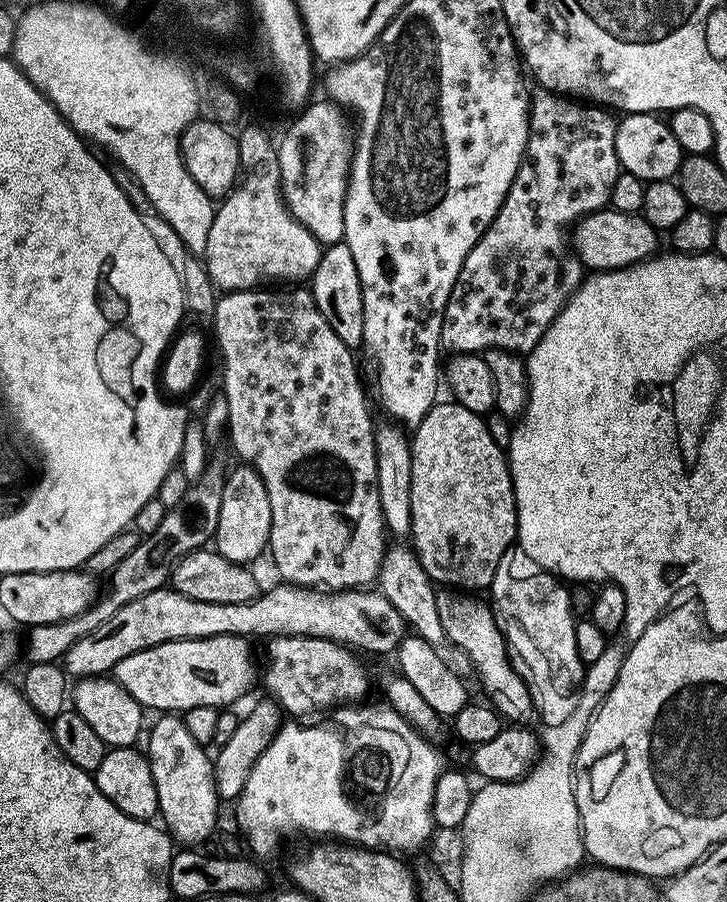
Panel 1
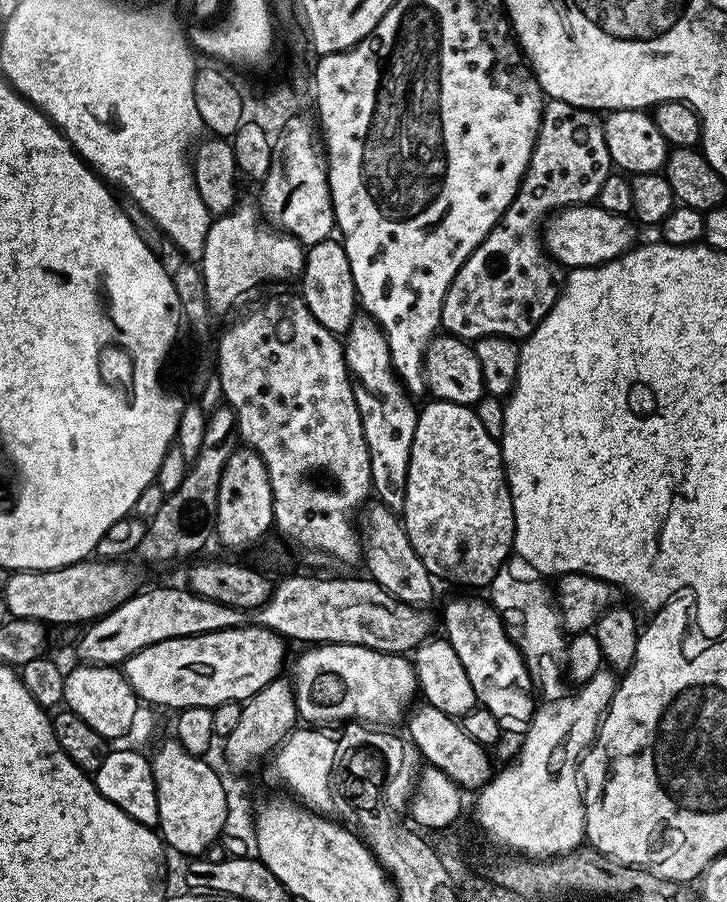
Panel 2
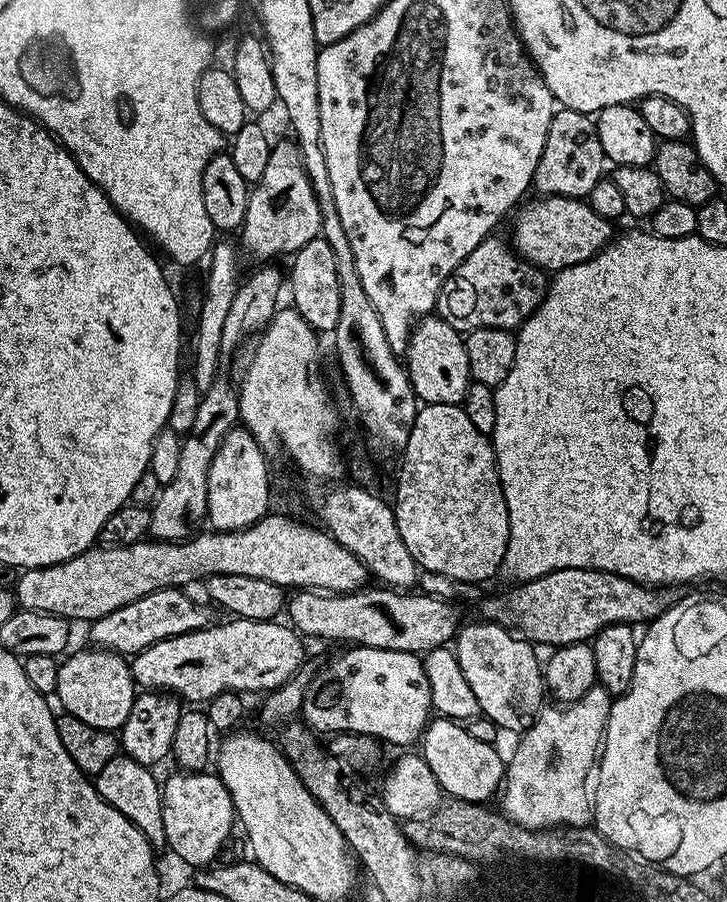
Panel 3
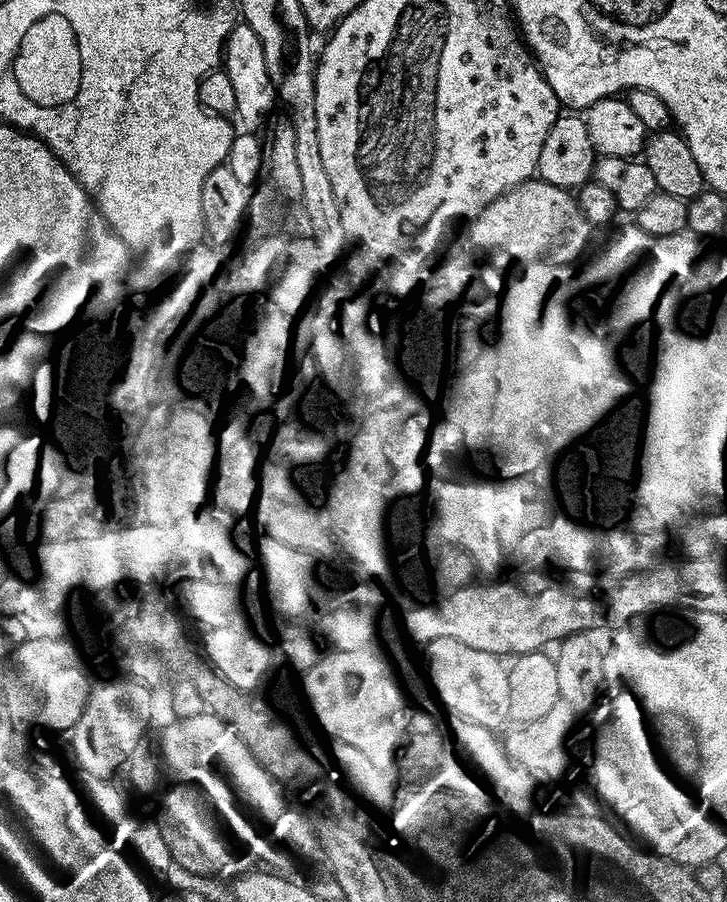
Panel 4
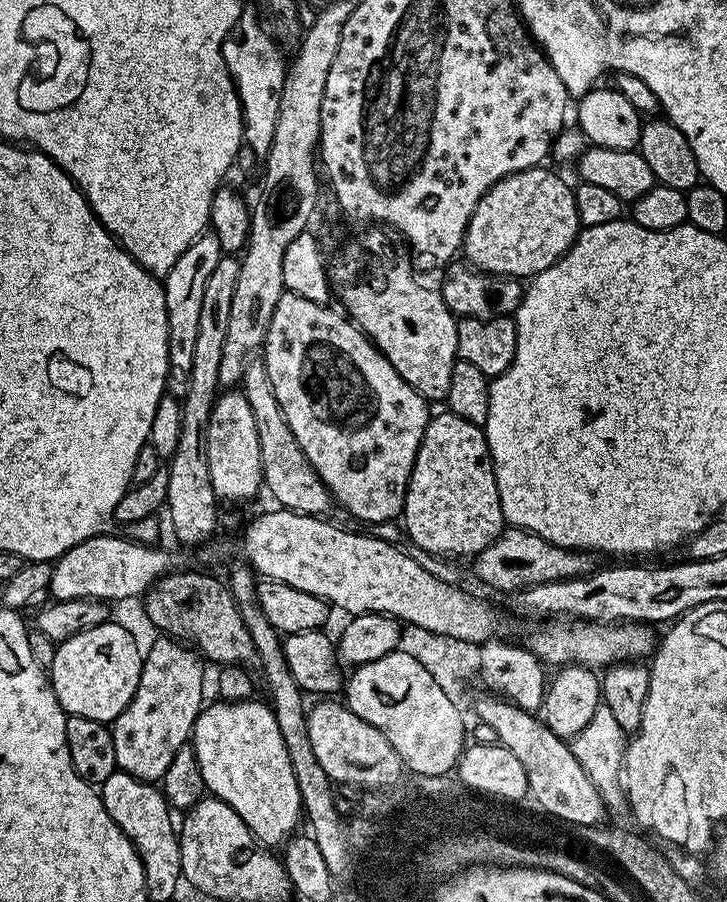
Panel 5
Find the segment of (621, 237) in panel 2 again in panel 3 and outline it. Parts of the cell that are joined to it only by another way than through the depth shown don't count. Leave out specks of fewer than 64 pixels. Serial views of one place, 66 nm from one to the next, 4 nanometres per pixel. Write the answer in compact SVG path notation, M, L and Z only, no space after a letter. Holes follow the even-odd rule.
M540 196L535 199L529 199L515 213L516 225L512 228L510 240L515 251L537 268L552 274L561 272L564 268L591 260L613 239L613 221L602 218L602 214L594 214L583 199L575 196Z

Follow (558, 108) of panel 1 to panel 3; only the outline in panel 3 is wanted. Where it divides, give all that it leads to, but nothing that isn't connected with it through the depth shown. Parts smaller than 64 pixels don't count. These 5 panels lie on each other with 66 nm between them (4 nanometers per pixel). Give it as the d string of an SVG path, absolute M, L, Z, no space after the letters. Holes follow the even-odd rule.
M561 107L552 115L550 134L546 134L546 146L542 146L542 158L538 158L538 170L534 170L532 188L540 196L575 196L587 198L594 190L594 182L604 175L606 161L602 142L598 142L596 121L587 112ZM493 234L489 236L487 240L483 240L478 247L475 248L475 250L473 250L472 253L470 253L470 255L467 256L455 270L453 270L452 276L450 278L446 278L446 282L442 286L442 290L436 299L436 307L434 309L435 315L440 315L439 319L443 321L443 323L455 328L456 331L461 334L467 334L474 330L478 330L479 328L507 328L509 330L519 329L521 324L526 323L530 317L536 315L538 306L541 302L543 302L544 297L548 294L550 280L546 275L545 269L537 268L535 264L532 264L529 260L525 260L519 252L514 250L513 245L509 243L507 239L504 239L505 241L499 240L498 236L499 235Z

